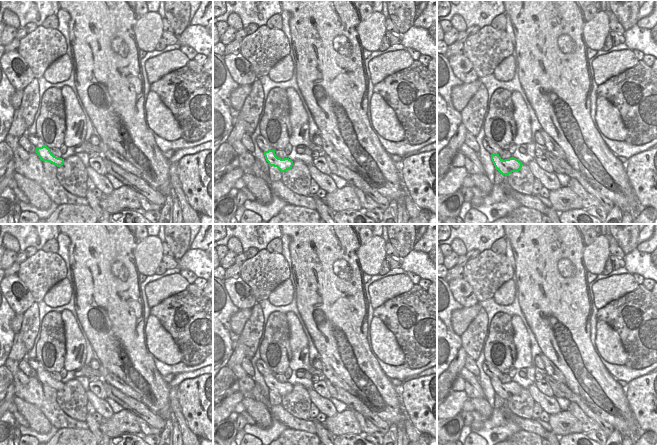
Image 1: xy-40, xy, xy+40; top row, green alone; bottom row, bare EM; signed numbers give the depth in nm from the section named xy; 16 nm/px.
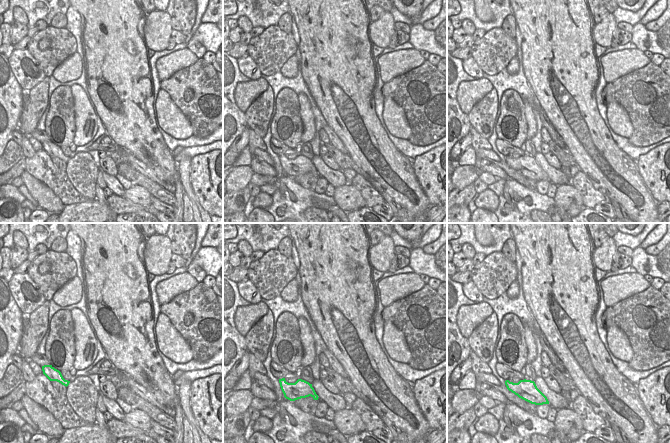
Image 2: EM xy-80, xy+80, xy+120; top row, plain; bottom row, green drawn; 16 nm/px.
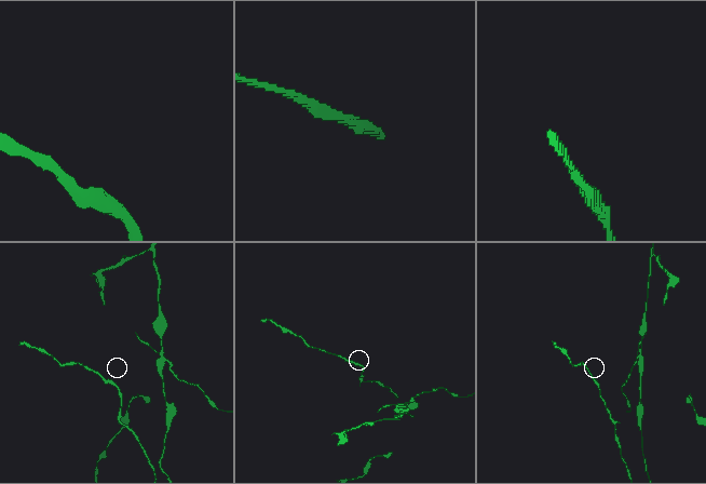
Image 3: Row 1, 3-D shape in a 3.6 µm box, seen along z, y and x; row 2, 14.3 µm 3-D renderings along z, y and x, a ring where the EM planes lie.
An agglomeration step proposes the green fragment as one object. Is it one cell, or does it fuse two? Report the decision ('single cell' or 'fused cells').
fused cells

